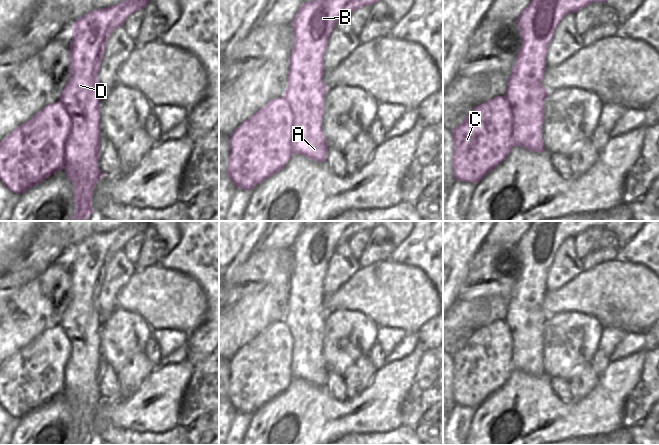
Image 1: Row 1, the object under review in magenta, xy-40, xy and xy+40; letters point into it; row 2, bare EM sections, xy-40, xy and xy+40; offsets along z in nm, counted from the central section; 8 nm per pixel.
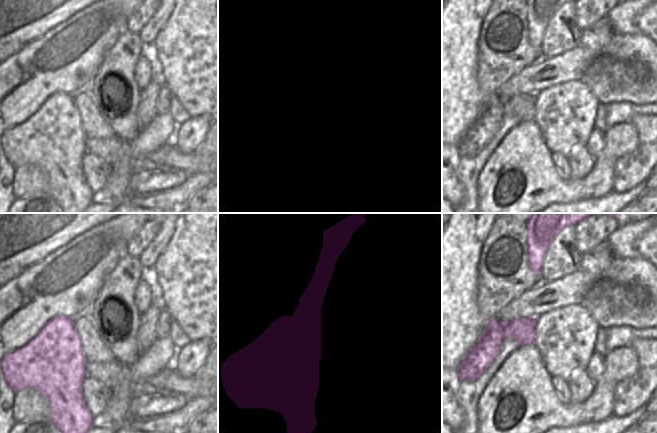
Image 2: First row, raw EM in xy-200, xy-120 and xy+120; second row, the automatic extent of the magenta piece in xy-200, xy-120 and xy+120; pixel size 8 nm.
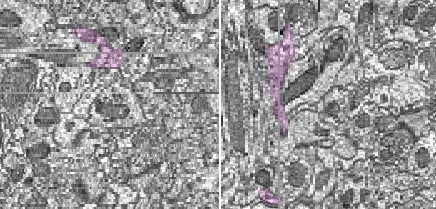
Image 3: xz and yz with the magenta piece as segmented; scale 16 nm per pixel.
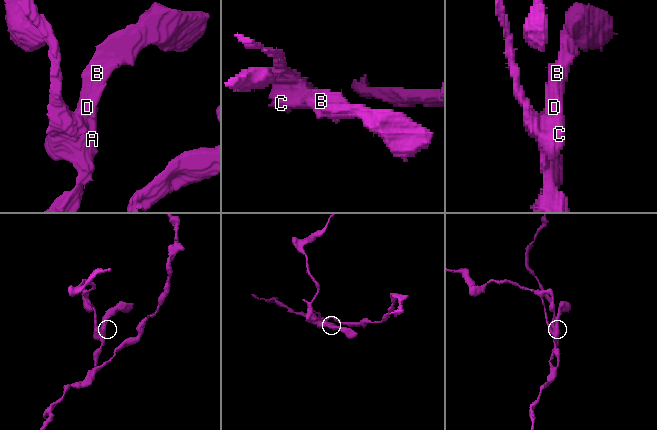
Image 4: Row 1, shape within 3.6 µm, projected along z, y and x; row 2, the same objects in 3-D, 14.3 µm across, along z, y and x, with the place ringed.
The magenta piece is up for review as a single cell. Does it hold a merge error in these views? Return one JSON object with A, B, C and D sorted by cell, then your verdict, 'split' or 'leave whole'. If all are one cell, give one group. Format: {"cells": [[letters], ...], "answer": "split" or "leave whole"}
{"cells": [["A", "B", "D"], ["C"]], "answer": "split"}

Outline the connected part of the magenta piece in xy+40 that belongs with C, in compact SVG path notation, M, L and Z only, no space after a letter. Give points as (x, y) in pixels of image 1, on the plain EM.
M497 320L475 330L464 345L452 353L454 401L461 406L480 406L501 388L514 370L514 339L507 322Z

